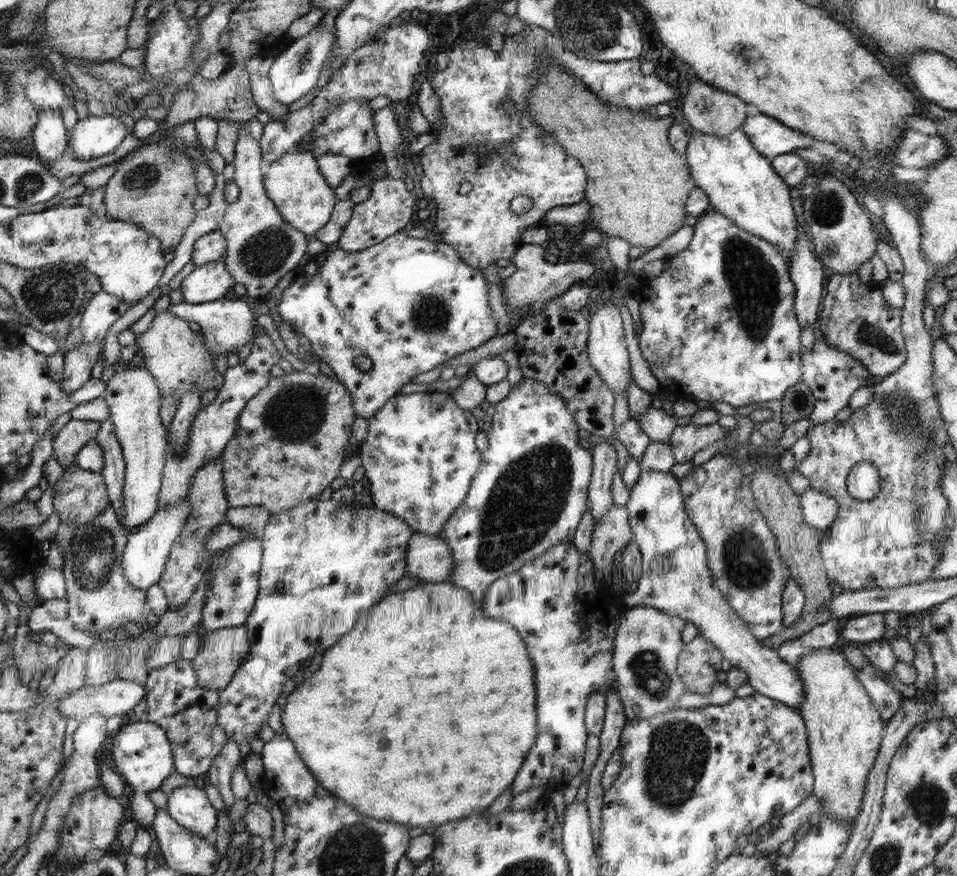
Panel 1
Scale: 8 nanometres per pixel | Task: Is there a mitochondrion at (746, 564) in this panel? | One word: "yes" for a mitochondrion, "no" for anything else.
yes

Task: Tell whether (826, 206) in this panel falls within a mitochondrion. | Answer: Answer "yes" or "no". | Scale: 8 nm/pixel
yes

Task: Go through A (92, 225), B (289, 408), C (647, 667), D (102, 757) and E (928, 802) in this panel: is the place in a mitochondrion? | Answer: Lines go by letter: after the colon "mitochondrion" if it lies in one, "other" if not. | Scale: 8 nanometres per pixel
A: other
B: mitochondrion
C: mitochondrion
D: other
E: mitochondrion

